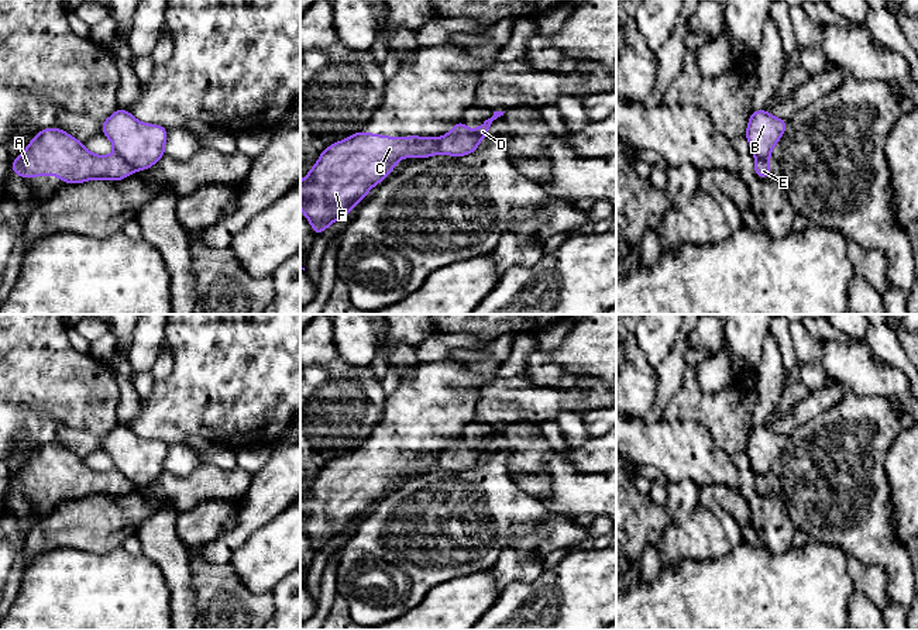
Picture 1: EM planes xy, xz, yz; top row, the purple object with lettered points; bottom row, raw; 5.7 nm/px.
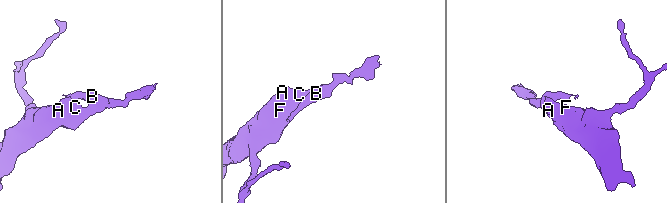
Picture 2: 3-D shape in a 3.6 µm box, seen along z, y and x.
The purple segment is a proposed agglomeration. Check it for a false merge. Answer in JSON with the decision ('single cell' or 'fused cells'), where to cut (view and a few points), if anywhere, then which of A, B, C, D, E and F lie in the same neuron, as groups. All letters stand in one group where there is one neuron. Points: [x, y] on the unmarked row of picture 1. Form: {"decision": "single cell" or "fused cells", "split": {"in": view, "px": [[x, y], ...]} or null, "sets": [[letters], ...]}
{"decision": "fused cells", "split": {"in": "xy", "px": [[116, 467], [134, 485]]}, "sets": [["A", "C", "E", "F"], ["B", "D"]]}

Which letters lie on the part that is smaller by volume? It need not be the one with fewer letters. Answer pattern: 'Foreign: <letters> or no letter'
Foreign: B, D

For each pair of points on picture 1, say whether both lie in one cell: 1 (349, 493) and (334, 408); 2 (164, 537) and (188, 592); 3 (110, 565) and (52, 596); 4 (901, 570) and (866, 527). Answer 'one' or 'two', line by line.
1: two
2: one
3: one
4: one

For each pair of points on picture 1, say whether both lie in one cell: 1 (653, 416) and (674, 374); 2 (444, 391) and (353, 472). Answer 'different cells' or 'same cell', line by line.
1: same cell
2: same cell

